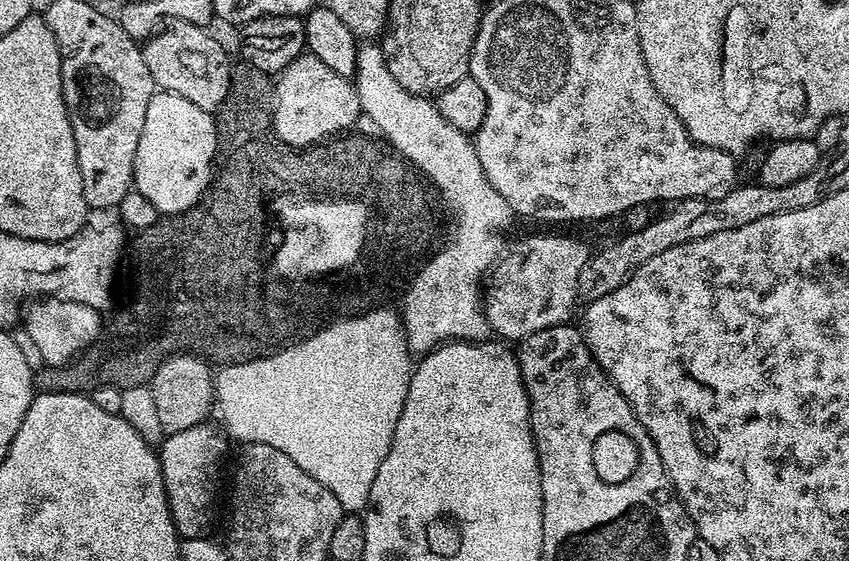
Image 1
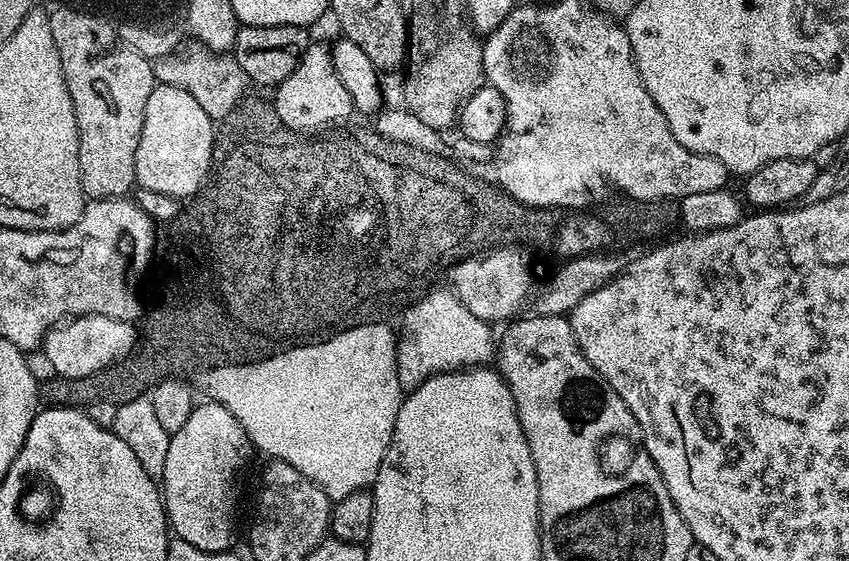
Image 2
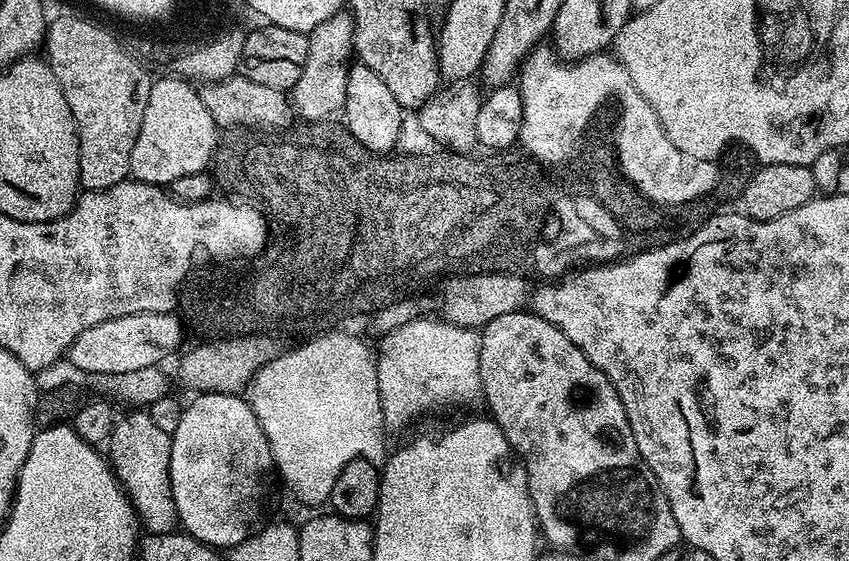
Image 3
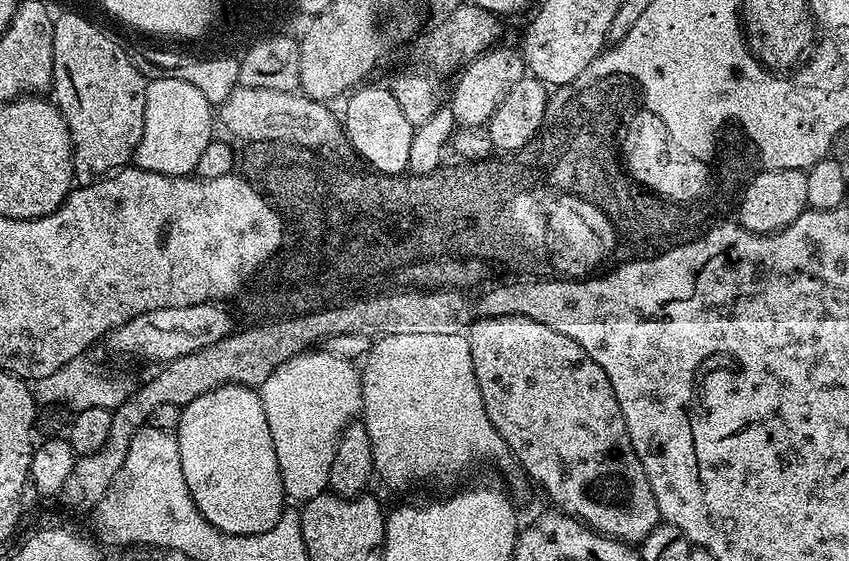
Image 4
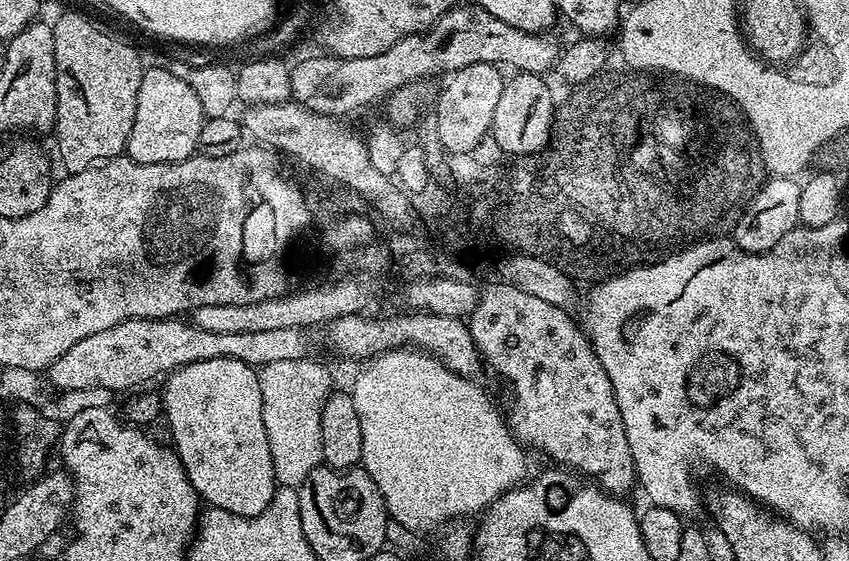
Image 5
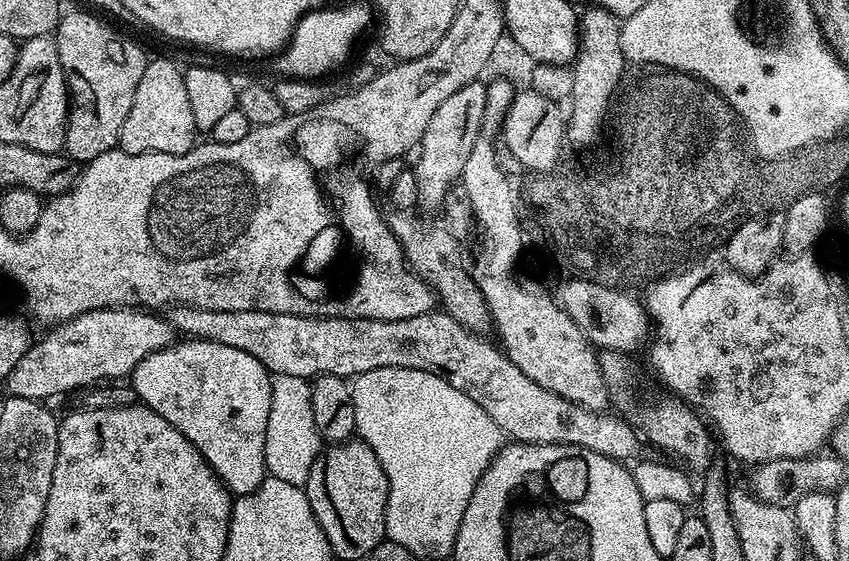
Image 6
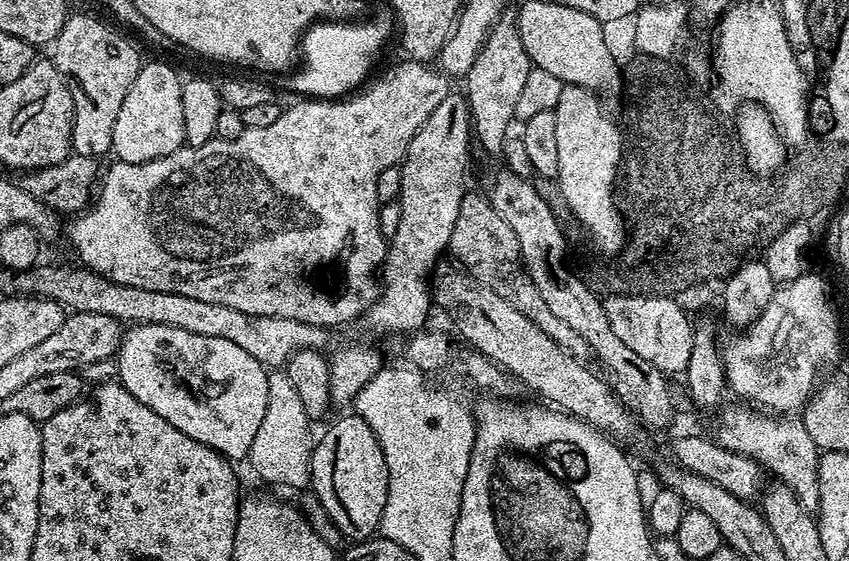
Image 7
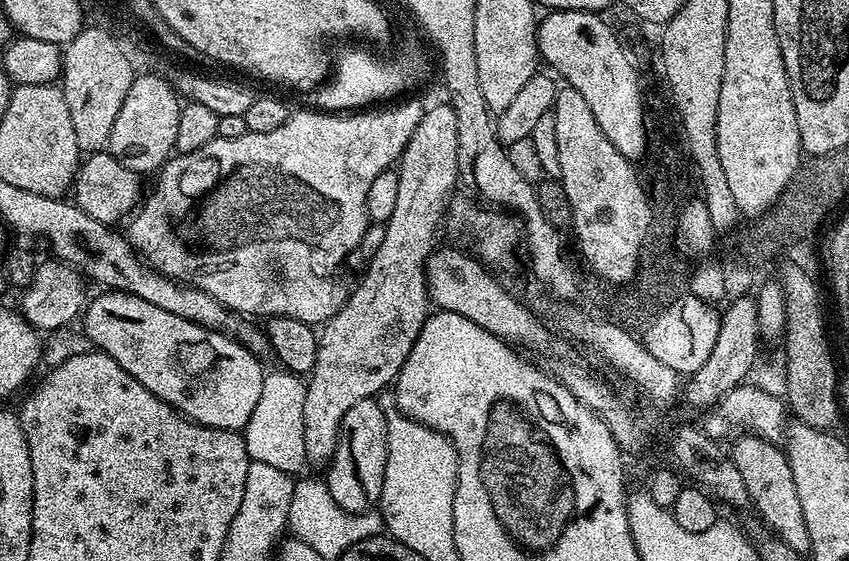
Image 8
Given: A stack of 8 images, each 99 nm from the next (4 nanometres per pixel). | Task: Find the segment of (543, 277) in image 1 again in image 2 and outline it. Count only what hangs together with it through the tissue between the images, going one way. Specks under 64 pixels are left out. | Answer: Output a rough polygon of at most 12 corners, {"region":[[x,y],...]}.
{"region":[[505,246],[447,269],[474,318],[517,319],[533,295],[532,260]]}

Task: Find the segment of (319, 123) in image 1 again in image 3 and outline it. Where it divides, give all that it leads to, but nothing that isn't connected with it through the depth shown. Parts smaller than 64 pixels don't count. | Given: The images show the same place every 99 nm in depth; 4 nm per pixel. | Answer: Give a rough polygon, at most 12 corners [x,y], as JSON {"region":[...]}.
{"region":[[341,10],[307,33],[306,66],[290,89],[302,118],[343,109],[354,56]]}

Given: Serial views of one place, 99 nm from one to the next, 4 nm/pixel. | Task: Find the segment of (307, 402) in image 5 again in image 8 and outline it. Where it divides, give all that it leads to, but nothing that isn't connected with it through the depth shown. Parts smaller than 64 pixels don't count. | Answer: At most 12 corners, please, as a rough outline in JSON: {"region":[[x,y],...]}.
{"region":[[265,371],[242,430],[249,461],[305,467],[305,381]]}

